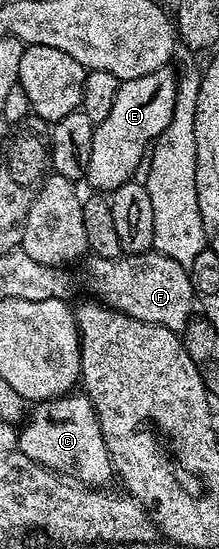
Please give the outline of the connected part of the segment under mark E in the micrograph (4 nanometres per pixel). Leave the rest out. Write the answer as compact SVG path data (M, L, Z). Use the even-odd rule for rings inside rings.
M167 65L156 69L156 73L148 73L144 77L124 79L119 82L116 101L104 121L96 124L92 137L92 157L88 161L85 182L94 186L93 190L98 193L109 193L120 185L131 182L134 175L143 166L148 152L151 150L154 140L168 129L168 121L172 121L172 109L176 109L176 93L178 92L179 76L174 75L173 66Z

